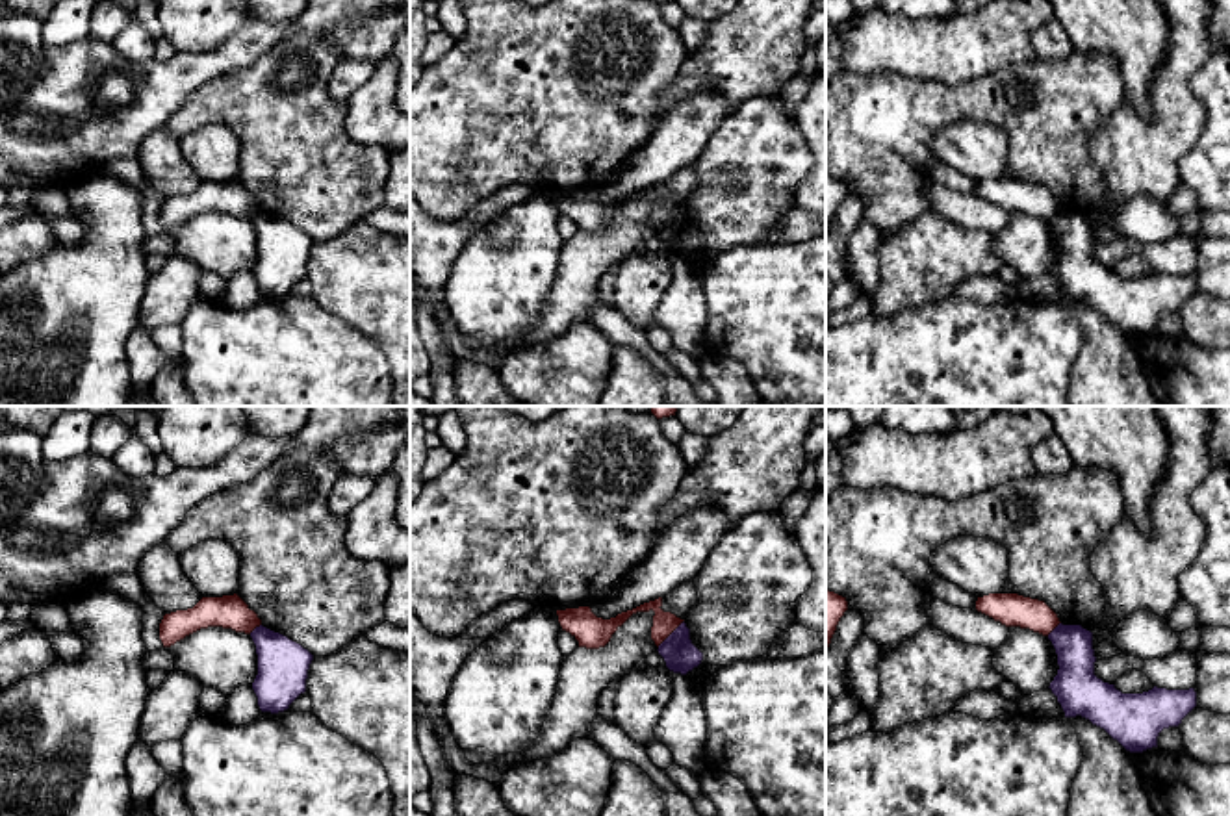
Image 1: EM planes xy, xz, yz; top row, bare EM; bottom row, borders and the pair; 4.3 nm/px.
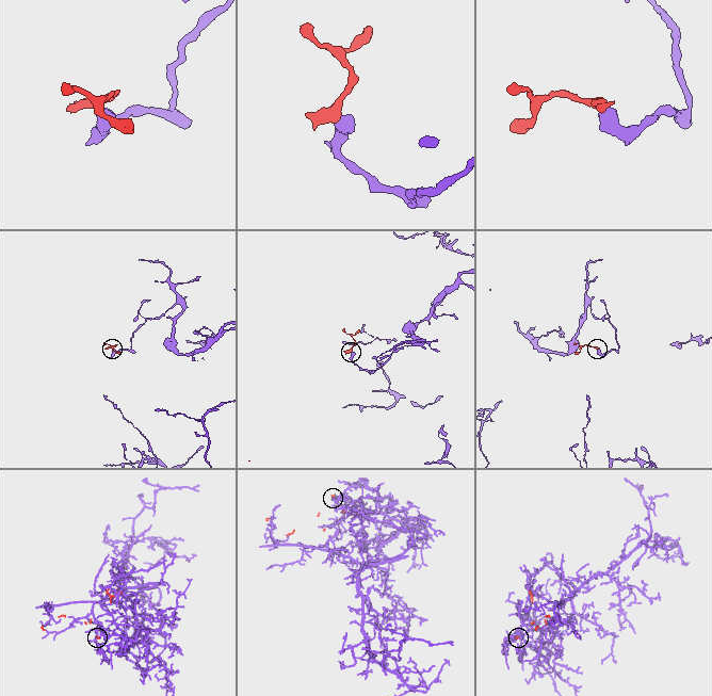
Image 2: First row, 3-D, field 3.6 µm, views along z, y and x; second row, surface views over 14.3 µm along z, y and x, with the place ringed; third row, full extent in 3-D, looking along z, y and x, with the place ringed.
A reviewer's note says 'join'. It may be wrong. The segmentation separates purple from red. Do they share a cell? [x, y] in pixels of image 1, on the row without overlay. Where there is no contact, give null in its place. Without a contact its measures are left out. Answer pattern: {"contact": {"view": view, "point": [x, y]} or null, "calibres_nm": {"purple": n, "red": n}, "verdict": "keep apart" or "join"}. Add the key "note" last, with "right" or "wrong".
{"contact": {"view": "xz", "point": [672, 217]}, "calibres_nm": {"purple": 150, "red": 100}, "verdict": "keep apart", "note": "wrong"}

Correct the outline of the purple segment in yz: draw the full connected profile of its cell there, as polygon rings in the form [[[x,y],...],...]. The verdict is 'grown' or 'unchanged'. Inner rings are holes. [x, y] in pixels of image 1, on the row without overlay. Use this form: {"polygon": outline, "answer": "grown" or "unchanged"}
{"polygon": [[[1059,208],[1050,219],[1057,239],[1057,260],[1050,267],[1065,302],[1082,300],[1104,313],[1130,338],[1158,332],[1163,313],[1178,312],[1197,291],[1197,276],[1154,271],[1143,278],[1122,278],[1095,260],[1093,217]]], "answer": "unchanged"}

